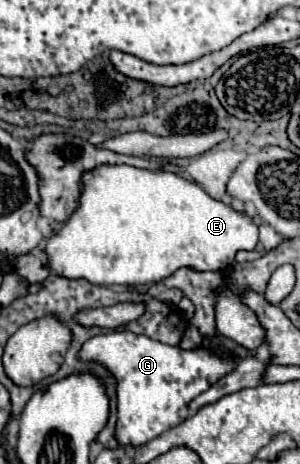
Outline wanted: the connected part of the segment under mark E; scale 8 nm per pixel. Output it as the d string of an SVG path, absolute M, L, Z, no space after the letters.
M99 166L83 176L79 208L65 222L61 232L49 238L49 268L65 278L85 278L93 284L151 284L165 280L181 266L195 270L225 272L235 260L237 250L255 250L257 226L245 214L213 200L201 186L173 174L151 172L133 166Z

